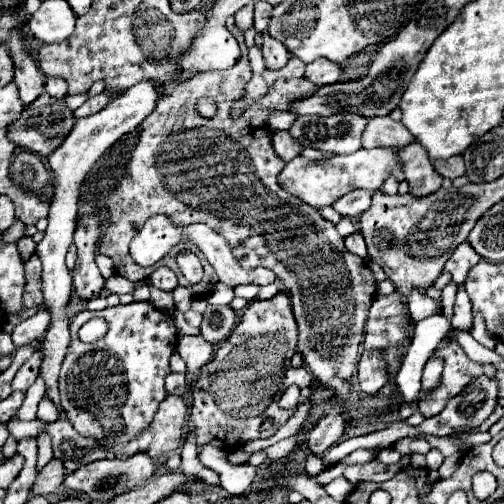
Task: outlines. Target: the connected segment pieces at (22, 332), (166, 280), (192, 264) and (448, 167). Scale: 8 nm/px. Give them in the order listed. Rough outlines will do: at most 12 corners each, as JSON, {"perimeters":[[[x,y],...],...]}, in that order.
{"perimeters":[[[48,310],[16,324],[12,342],[32,344],[48,328]],[[160,266],[148,276],[148,284],[174,290],[176,274]],[[190,250],[178,254],[184,277],[196,284],[204,271],[198,256]],[[462,156],[434,162],[434,168],[446,178],[464,174]]]}

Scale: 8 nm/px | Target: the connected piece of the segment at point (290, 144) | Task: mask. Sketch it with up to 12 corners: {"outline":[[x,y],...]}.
{"outline":[[284,130],[272,132],[272,148],[284,162],[300,154],[300,144]]}

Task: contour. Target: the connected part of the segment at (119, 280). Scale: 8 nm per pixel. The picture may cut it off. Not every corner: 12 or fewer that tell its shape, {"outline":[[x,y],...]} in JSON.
{"outline":[[120,274],[106,280],[106,292],[132,294],[136,282]]}

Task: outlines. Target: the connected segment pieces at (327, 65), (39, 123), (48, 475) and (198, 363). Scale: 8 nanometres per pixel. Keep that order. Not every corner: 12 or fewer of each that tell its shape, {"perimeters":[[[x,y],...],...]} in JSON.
{"perimeters":[[[328,58],[306,66],[306,76],[316,84],[340,80],[340,66]],[[42,94],[8,126],[18,148],[48,156],[72,130],[64,100]],[[52,458],[34,480],[32,492],[52,494],[66,474],[64,464]],[[178,336],[176,352],[188,372],[210,362],[214,348],[202,336]]]}

